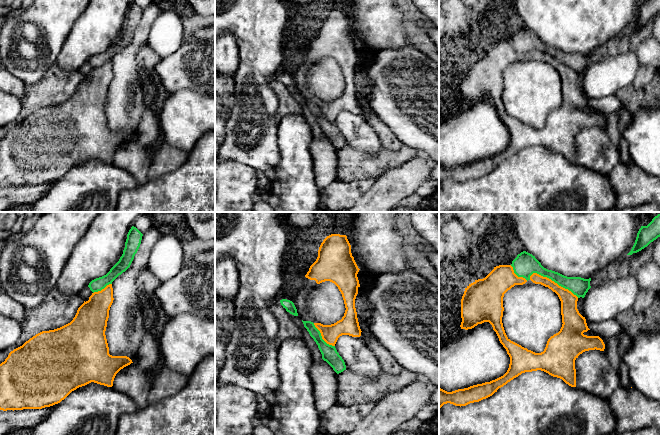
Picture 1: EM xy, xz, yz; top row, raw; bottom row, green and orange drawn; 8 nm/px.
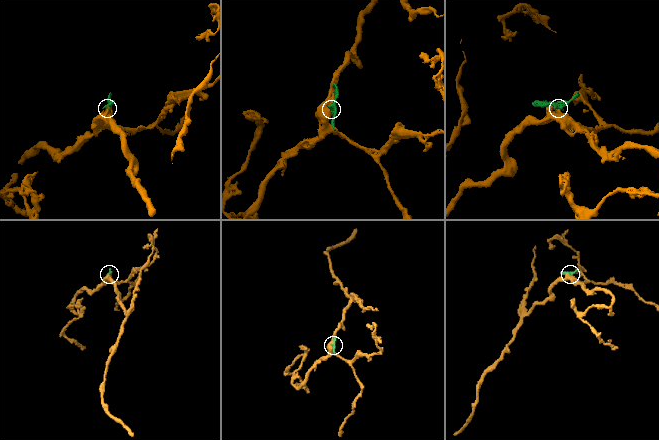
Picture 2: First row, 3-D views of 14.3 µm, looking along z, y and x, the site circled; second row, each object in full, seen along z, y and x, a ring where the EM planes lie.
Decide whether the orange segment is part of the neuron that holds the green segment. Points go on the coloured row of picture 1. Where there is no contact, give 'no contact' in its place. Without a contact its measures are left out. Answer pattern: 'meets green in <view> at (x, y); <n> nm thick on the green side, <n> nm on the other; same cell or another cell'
meets green in yz at (554, 281); 160 nm thick on the green side, 130 nm on the other; another cell

